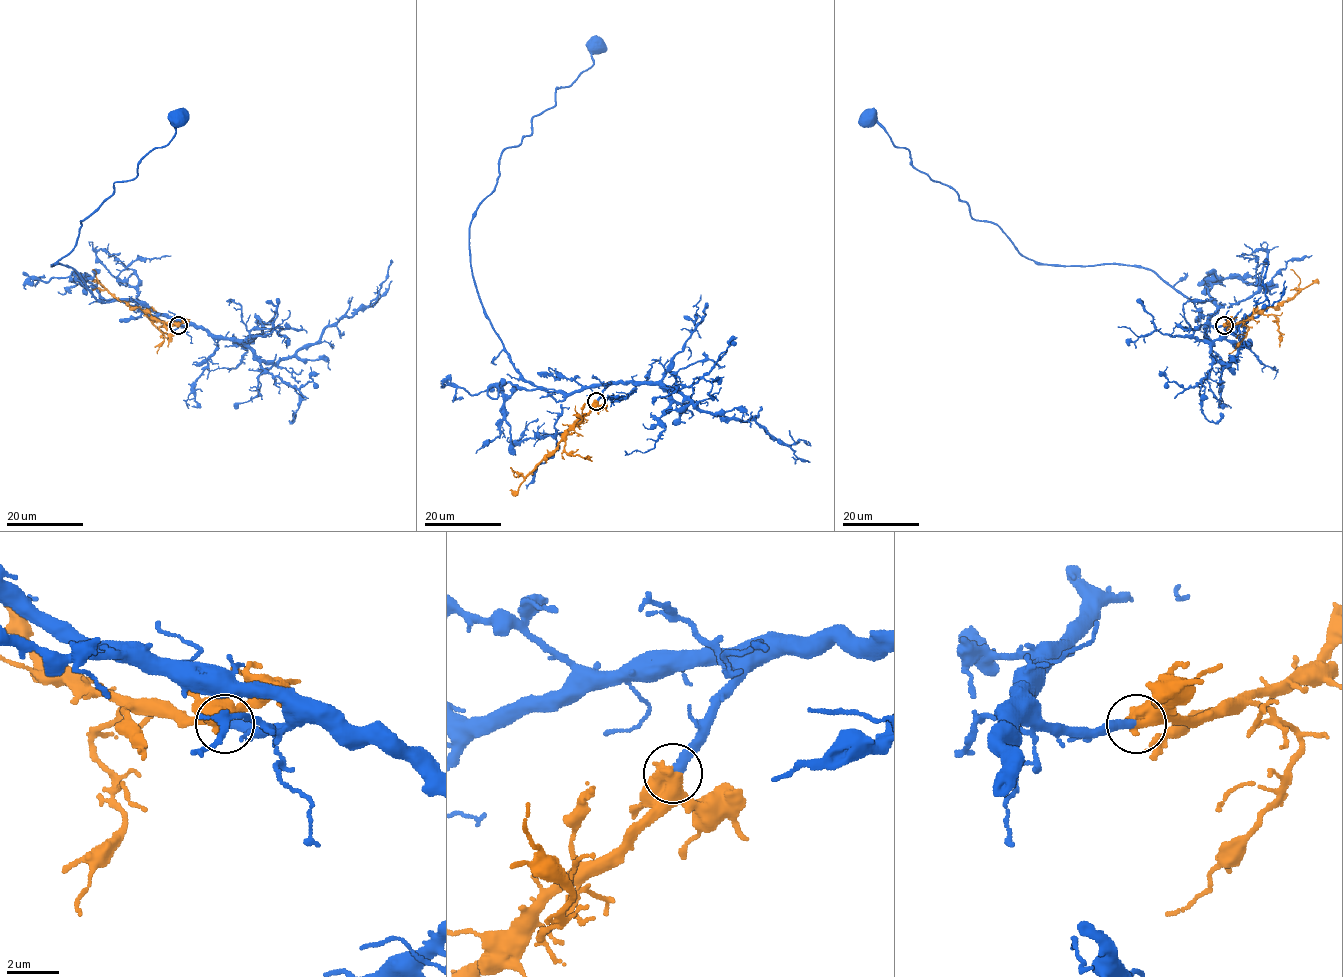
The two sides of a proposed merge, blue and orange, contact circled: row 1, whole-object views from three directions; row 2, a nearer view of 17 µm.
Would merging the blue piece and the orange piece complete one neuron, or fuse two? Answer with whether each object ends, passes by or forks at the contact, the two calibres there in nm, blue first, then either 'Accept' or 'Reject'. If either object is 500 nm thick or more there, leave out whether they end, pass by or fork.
Thickness 360 nm (blue) against 750 nm. Accept

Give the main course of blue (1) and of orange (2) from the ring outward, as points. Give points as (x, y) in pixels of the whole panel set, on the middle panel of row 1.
1: (597, 401), (604, 386), (563, 393), (518, 370), (473, 278), (469, 224), (502, 152), (589, 68), (596, 45)
2: (597, 401), (557, 446), (524, 476), (516, 477), (510, 468)

